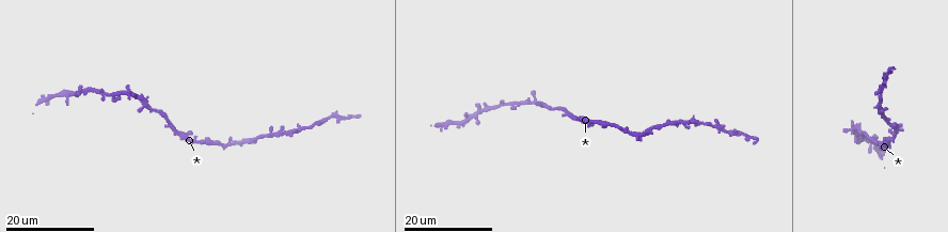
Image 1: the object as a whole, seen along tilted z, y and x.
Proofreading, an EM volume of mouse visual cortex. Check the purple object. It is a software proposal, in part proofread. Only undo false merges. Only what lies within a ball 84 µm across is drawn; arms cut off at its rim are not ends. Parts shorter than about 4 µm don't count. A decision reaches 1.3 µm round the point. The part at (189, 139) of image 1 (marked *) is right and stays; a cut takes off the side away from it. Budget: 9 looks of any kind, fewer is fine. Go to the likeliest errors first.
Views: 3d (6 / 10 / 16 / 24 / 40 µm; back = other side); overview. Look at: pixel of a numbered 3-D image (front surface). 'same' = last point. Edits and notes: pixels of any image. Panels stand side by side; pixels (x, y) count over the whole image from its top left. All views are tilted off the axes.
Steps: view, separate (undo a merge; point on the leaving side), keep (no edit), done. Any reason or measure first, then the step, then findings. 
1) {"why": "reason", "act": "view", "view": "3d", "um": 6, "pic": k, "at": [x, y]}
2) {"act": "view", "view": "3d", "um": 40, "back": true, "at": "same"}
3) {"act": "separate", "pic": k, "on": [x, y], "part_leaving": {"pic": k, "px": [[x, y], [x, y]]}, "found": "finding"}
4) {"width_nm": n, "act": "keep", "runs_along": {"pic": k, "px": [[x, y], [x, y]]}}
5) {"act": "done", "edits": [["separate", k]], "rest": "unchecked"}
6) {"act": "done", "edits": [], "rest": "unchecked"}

{"why": "thick turns thin", "act": "view", "view": "3d", "um": 16, "pic": 1, "at": [881, 92]}

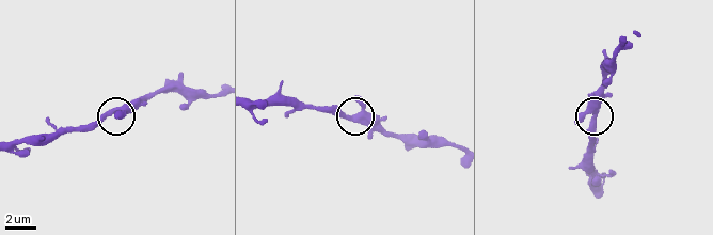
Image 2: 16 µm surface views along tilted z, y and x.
{"why": "closer look", "act": "view", "view": "3d", "um": 6, "pic": 2, "at": [349, 116]}

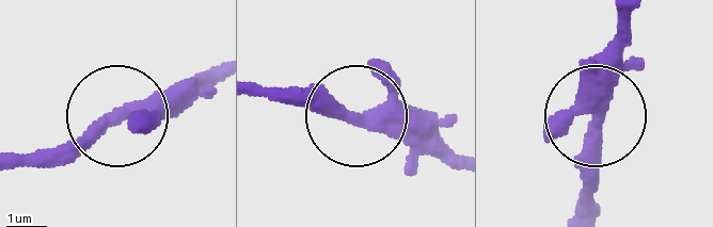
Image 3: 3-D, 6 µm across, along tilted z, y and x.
{"act": "view", "view": "3d", "um": 6, "back": true, "pic": 3, "at": [124, 115]}

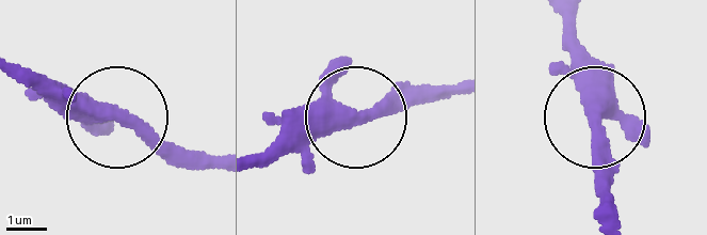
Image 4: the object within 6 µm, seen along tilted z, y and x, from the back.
{"width_nm": 390, "act": "keep", "found": "continuous, no second cell"}

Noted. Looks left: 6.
{"why": "three-way junction", "act": "view", "view": "3d", "um": 24, "pic": 1, "at": [231, 142]}

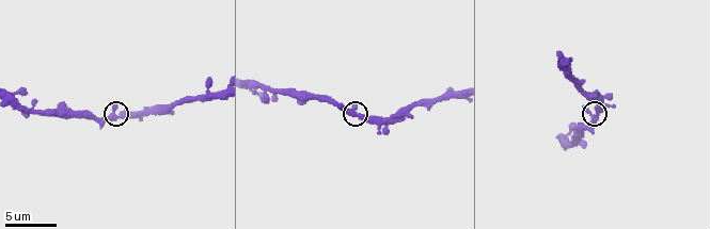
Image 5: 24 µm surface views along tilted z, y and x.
{"why": "closer look", "act": "view", "view": "3d", "um": 10, "pic": 5, "at": [357, 116]}

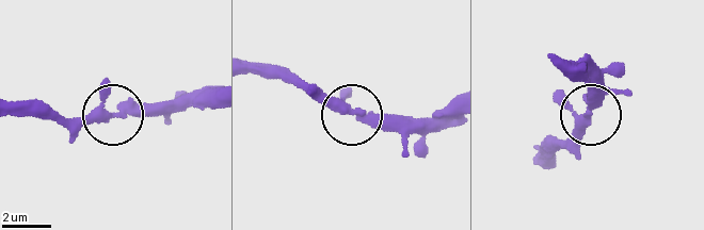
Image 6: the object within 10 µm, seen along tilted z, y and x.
{"why": "from behind", "act": "view", "view": "3d", "um": 10, "back": true, "pic": 6, "at": [356, 112]}

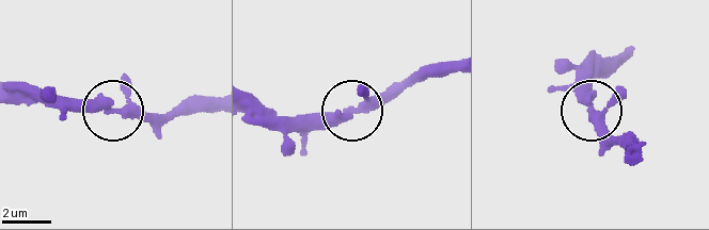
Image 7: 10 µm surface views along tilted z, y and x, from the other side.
{"act": "keep", "runs_along": {"pic": 7, "px": [[211, 99], [187, 100], [150, 114], [34, 102]]}, "found": "all the same cell"}

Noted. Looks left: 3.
{"why": "three-way junction", "act": "view", "view": "3d", "um": 16, "pic": 1, "at": [332, 117]}

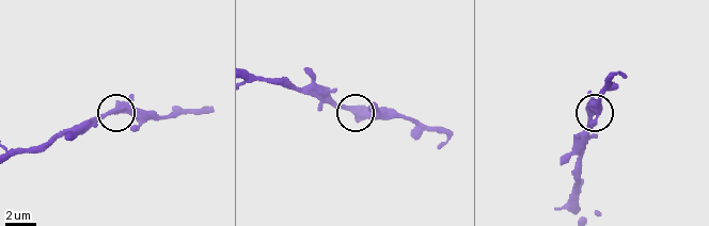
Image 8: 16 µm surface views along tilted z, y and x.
{"act": "view", "view": "3d", "um": 6, "pic": 8, "at": [120, 111]}

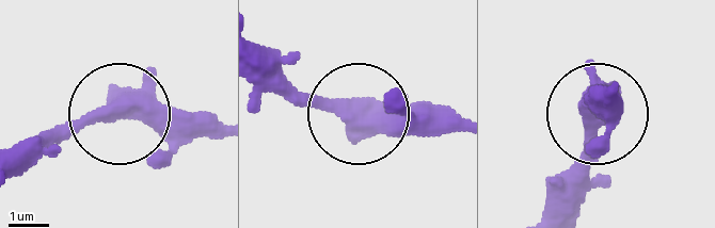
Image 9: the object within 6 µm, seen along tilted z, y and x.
{"act": "keep", "runs_along": {"pic": 9, "px": [[266, 59], [350, 112], [459, 117]]}, "found": "one cell here"}

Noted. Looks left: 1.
{"act": "done", "edits": [], "rest": "unchecked"}

